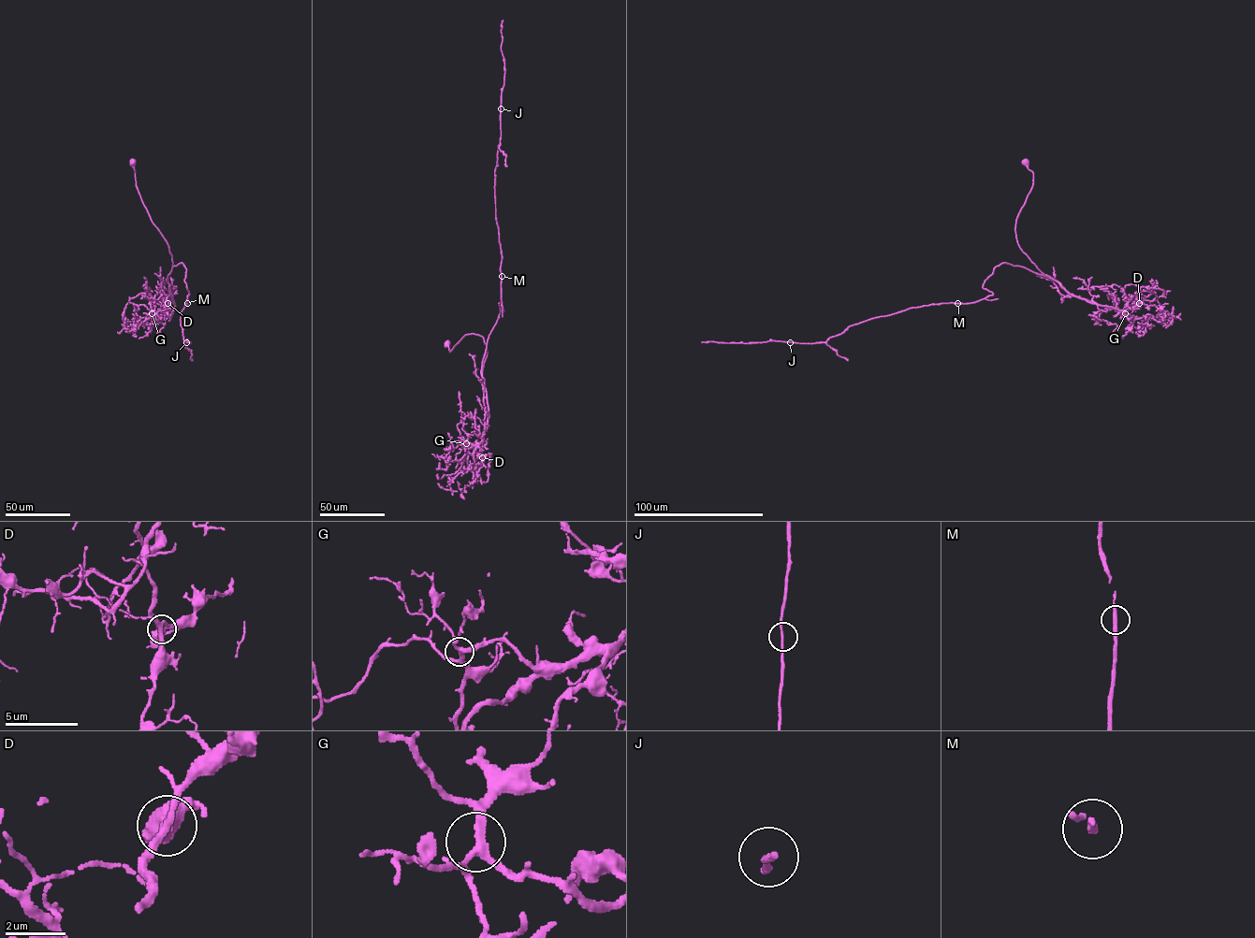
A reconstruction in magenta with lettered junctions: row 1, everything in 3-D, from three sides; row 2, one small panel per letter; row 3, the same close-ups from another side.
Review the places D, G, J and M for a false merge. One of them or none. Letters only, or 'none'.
none

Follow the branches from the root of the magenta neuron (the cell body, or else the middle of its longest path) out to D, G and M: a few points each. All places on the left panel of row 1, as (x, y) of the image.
D: (132, 162), (142, 201), (172, 256), (167, 282), (174, 305), (168, 310), (167, 303)
G: (132, 162), (142, 201), (172, 256), (167, 282), (174, 305), (165, 315), (152, 313)
M: (132, 162), (142, 201), (172, 256), (167, 277), (172, 267), (182, 262), (186, 269), (186, 304)

